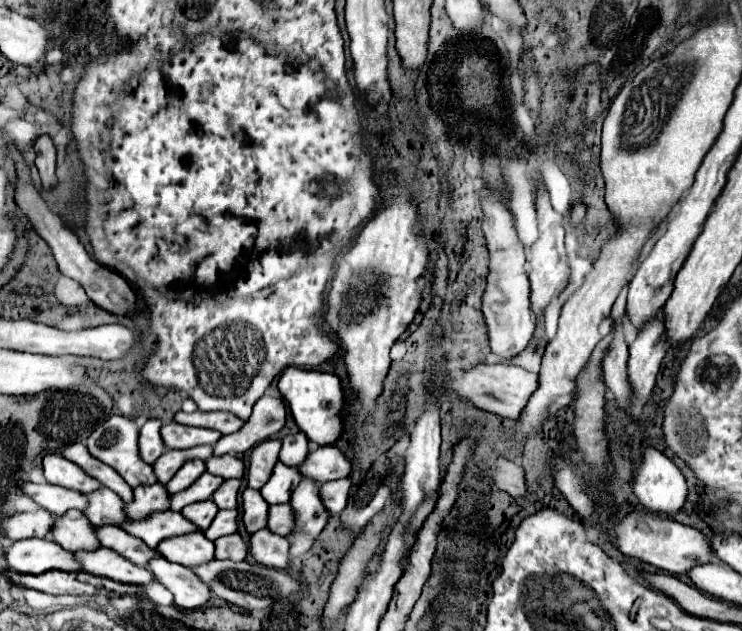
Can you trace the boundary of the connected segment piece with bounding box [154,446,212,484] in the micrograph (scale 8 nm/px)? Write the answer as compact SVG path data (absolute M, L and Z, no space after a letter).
M196 446L196 448L188 448L188 450L166 450L154 464L154 472L158 476L160 484L166 484L166 480L170 480L178 468L194 458L200 460L208 460L212 456L212 446Z

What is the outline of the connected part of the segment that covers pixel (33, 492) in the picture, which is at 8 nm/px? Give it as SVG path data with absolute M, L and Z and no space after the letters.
M24 482L22 490L34 502L38 502L42 508L52 512L54 516L62 516L62 514L66 514L72 508L76 508L76 510L84 510L86 508L86 494L74 492L74 490L66 490L62 486Z

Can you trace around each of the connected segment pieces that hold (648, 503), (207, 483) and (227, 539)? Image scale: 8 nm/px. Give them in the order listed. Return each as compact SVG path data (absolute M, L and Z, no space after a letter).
M644 448L642 450L642 464L634 472L632 490L634 490L642 508L646 508L654 514L662 514L662 516L672 516L672 514L680 512L684 508L686 498L688 498L686 478L678 470L678 466L656 448Z
M204 472L190 488L186 488L184 492L178 492L178 494L172 494L170 496L172 510L182 510L188 504L194 504L194 502L202 502L202 500L212 498L212 494L222 486L222 482L224 482L224 478L214 476L210 472Z
M240 534L222 536L214 544L216 544L216 558L218 560L242 562L242 560L248 558L248 544L242 540Z

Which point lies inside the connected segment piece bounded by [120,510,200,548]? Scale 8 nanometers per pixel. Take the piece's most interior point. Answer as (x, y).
(162, 525)

